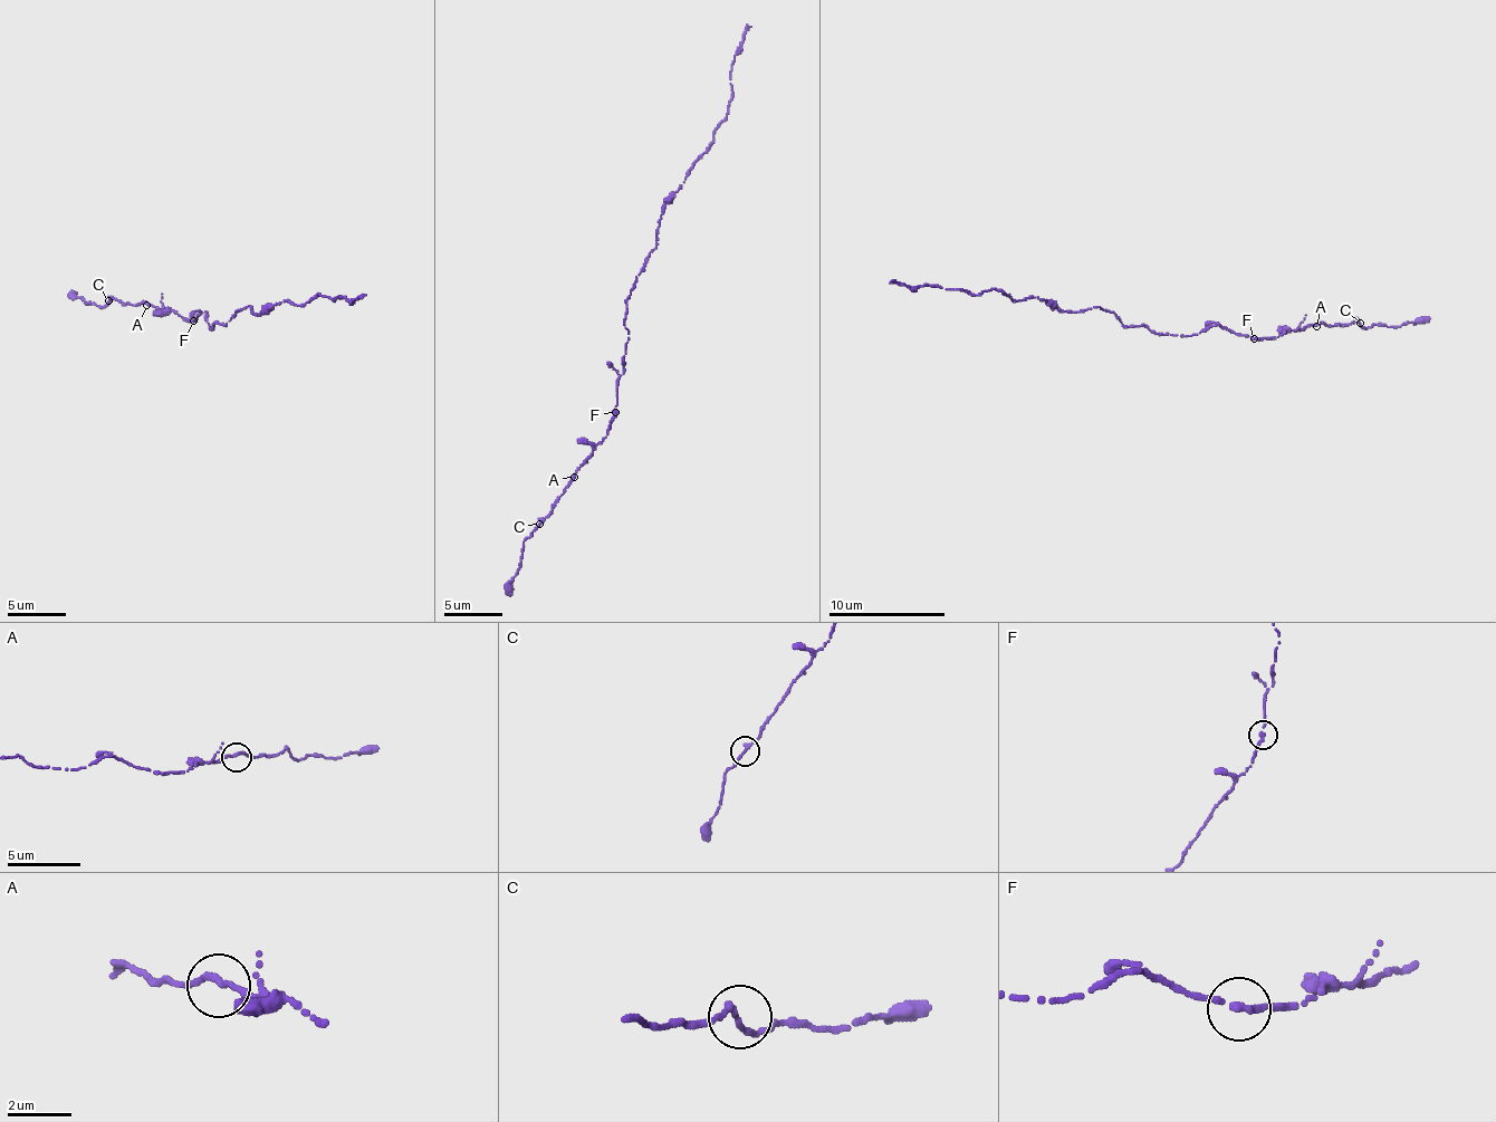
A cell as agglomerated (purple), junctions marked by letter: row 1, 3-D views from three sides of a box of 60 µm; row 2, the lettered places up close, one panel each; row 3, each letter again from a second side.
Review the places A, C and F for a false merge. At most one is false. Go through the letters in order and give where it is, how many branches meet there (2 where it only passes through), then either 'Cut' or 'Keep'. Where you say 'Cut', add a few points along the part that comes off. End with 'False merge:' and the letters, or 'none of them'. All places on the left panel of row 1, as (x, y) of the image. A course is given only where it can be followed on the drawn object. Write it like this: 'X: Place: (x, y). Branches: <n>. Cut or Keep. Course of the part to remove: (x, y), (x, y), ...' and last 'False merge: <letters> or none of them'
A: Place: (146, 305). Branches: 2. Keep
C: Place: (108, 300). Branches: 2. Keep
F: Place: (193, 320). Branches: 2. Keep
False merge: none of them

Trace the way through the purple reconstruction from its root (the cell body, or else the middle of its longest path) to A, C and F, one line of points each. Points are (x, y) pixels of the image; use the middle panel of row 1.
A: (625, 312), (623, 324), (629, 338), (612, 423), (574, 477)
C: (625, 312), (623, 324), (629, 338), (617, 381), (617, 404), (606, 438), (539, 524)
F: (625, 312), (623, 324), (629, 338), (622, 374), (617, 381), (615, 411)

